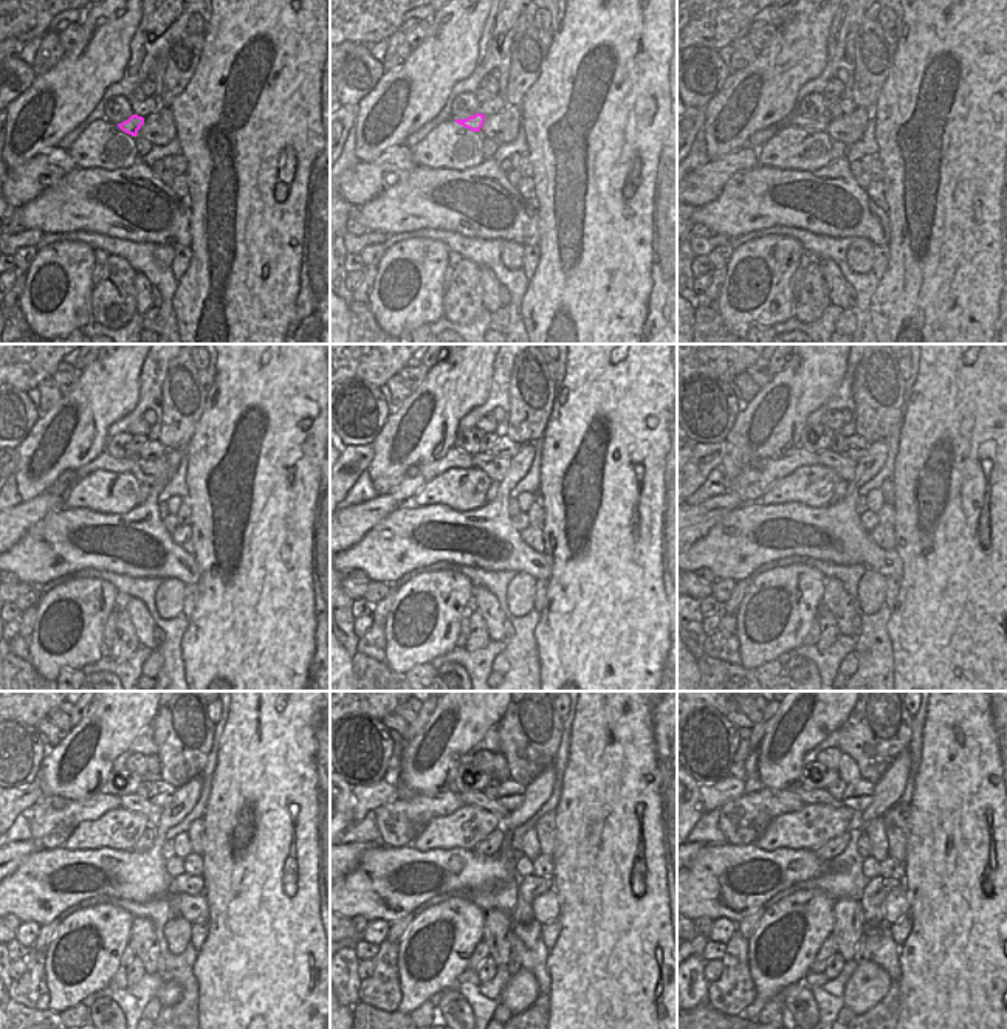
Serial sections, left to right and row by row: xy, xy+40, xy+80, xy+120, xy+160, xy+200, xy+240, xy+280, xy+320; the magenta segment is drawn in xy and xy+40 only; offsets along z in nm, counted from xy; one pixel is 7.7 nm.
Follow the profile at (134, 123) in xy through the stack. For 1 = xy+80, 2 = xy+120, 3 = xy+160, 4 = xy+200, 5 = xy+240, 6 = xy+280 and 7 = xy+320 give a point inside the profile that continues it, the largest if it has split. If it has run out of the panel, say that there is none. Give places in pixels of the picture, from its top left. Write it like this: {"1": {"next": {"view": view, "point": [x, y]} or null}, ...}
{"1": {"next": {"view": "xy+80", "point": [820, 123]}}, "2": {"next": {"view": "xy+120", "point": [104, 461]}}, "3": {"next": {"view": "xy+160", "point": [408, 487]}}, "4": {"next": {"view": "xy+200", "point": [750, 484]}}, "5": {"next": {"view": "xy+240", "point": [50, 828]}}, "6": {"next": {"view": "xy+280", "point": [398, 823]}}, "7": {"next": {"view": "xy+320", "point": [744, 820]}}}

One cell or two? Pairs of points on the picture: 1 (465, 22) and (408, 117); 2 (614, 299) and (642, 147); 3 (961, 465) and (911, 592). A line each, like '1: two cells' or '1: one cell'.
1: one cell
2: one cell
3: one cell

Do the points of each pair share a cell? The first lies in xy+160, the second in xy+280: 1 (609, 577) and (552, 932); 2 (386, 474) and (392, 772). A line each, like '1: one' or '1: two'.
1: two
2: two

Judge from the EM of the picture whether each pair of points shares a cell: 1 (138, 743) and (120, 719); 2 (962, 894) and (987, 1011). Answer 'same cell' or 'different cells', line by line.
1: different cells
2: same cell

